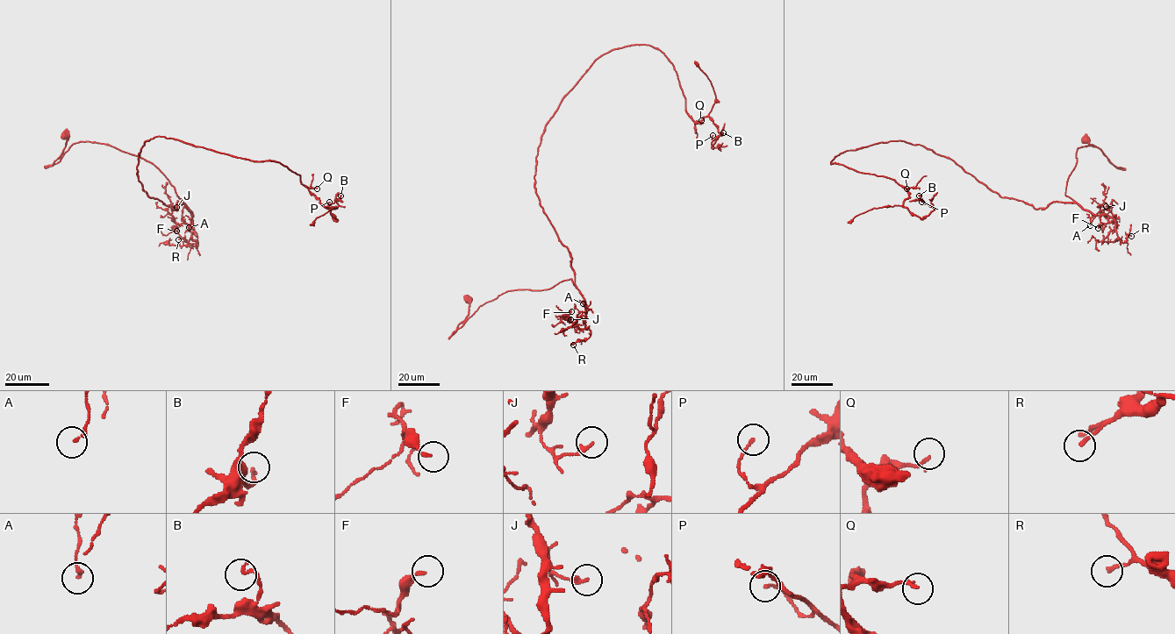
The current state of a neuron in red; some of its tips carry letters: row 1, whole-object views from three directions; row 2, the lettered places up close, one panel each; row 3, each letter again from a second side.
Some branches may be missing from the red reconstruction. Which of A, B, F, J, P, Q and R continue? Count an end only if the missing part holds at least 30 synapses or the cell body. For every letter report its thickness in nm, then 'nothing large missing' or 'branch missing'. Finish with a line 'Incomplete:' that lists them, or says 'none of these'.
A: 150 nm | nothing large missing
B: 160 nm | nothing large missing
F: 140 nm | nothing large missing
J: 220 nm | nothing large missing
P: 130 nm | nothing large missing
Q: 150 nm | nothing large missing
R: 180 nm | nothing large missing
Incomplete: none of these

